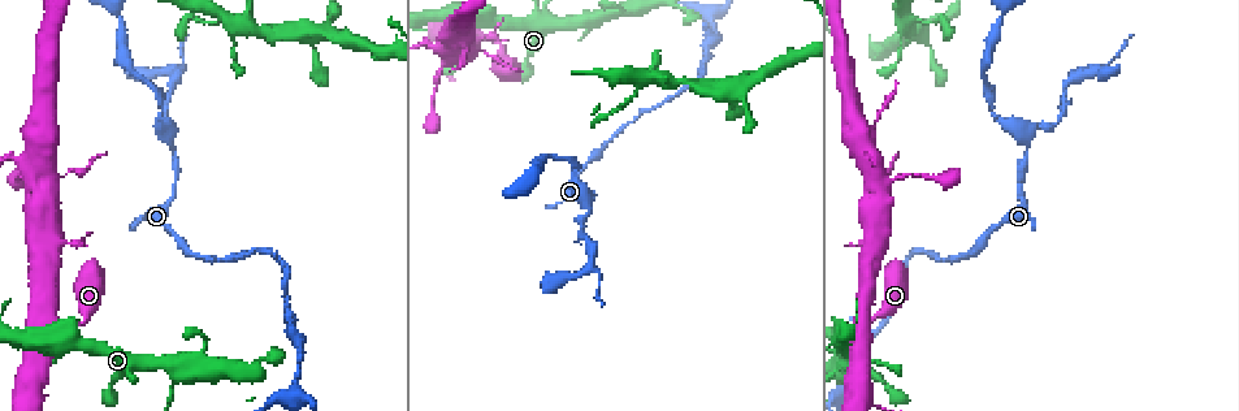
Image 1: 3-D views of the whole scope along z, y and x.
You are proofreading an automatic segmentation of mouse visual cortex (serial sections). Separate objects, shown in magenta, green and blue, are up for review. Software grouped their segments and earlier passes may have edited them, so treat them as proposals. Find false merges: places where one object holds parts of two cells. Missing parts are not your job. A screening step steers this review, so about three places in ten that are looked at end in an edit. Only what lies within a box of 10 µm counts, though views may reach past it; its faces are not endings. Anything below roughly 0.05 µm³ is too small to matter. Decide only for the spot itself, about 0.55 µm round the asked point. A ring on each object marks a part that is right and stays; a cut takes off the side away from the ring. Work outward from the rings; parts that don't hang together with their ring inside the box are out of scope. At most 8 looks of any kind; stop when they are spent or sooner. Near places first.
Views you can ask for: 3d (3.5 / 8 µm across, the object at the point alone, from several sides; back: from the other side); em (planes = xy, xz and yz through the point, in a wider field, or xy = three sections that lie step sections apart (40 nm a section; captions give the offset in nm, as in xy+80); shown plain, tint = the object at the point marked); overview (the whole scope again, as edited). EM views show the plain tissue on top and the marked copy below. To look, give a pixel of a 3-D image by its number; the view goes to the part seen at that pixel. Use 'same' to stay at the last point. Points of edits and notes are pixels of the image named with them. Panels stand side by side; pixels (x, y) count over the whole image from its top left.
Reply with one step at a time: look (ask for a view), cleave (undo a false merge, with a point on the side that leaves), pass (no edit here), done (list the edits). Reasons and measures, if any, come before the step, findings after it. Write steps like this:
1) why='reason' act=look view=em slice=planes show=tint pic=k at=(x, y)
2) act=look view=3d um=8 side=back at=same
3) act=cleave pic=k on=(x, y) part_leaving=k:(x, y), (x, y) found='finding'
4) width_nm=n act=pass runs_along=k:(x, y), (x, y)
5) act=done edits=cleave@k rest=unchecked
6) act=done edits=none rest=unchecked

why='small branch off a trunk' act=look view=em slice=planes show=tint pic=1 at=(179, 378)

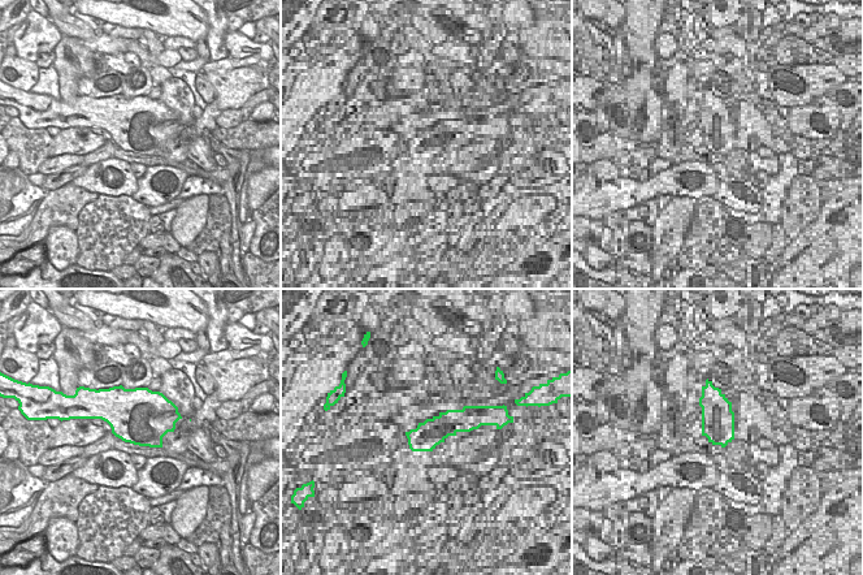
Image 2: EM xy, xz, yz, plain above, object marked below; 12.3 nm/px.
act=look view=3d um=3.5 at=same

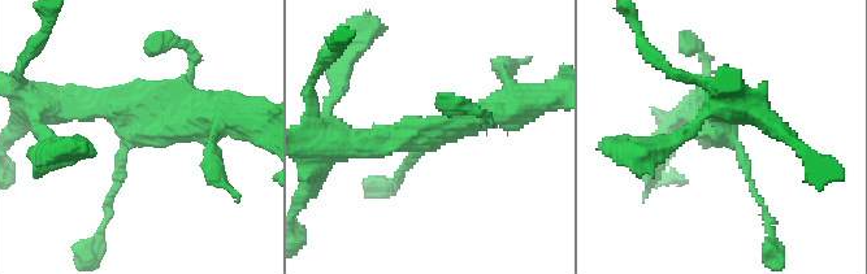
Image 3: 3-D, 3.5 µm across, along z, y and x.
arm_widths_nm=100,250,350,350 act=pass runs_along=3:(69, 104), (137, 112), (108, 200) found='all the same cell'

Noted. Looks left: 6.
why='thin arm on a thick one' act=look view=3d um=3.5 pic=1 at=(460, 50)

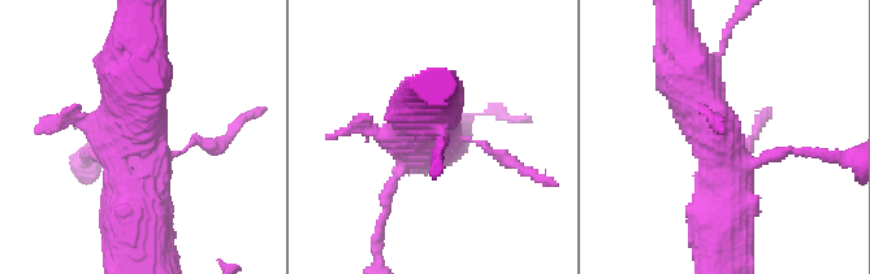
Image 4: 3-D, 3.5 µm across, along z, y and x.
why='now the EM' act=look view=em slice=xy step=3 show=tint pic=4 at=(141, 157)

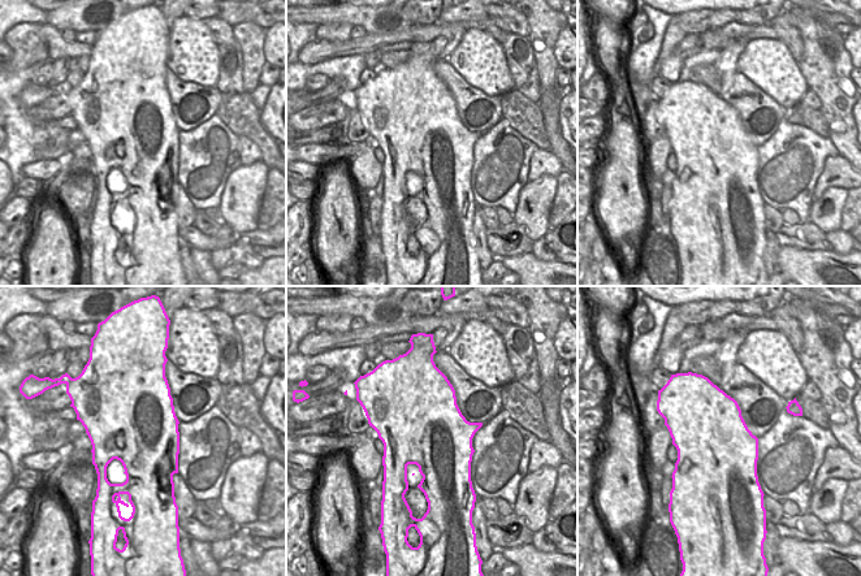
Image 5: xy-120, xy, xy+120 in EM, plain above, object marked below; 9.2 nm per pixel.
act=pass runs_along=4:(727, 246), (727, 157), (676, 86) found='continuous, no second cell'

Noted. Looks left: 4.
why='abrupt turn' act=look view=em slice=xy step=2 show=tint pic=1 at=(586, 202)

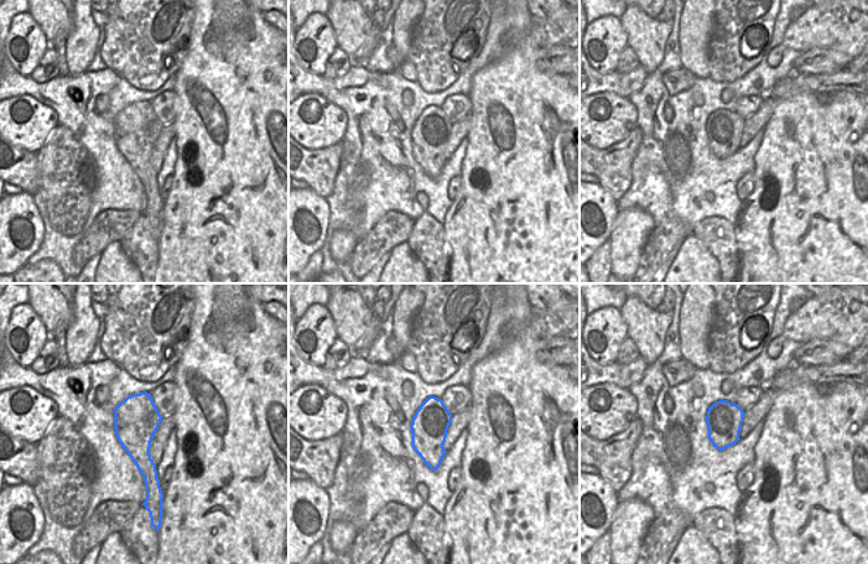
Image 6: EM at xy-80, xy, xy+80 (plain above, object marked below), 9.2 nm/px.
act=look view=3d um=3.5 at=same

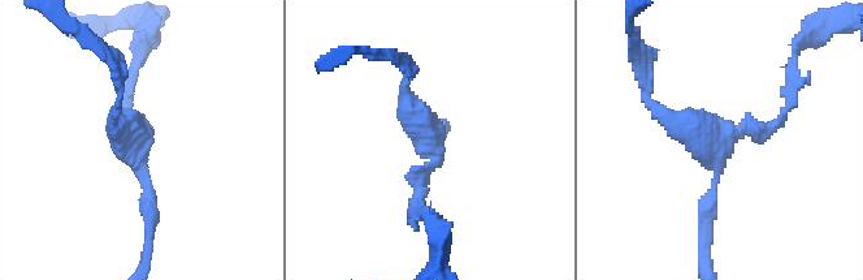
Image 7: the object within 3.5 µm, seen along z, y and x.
act=pass found='one cell here'

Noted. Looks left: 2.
act=done edits=none rest=unchecked

